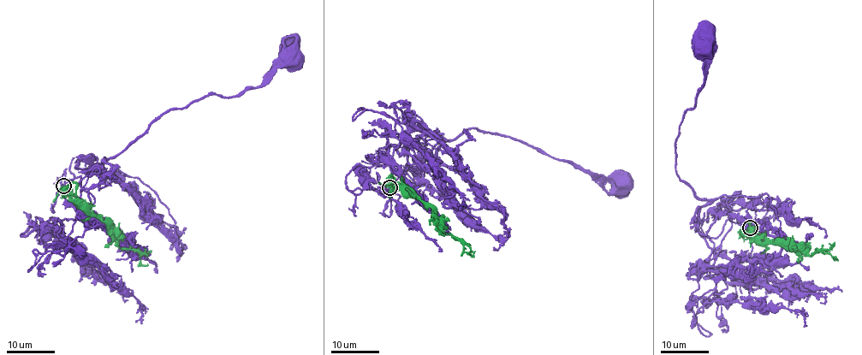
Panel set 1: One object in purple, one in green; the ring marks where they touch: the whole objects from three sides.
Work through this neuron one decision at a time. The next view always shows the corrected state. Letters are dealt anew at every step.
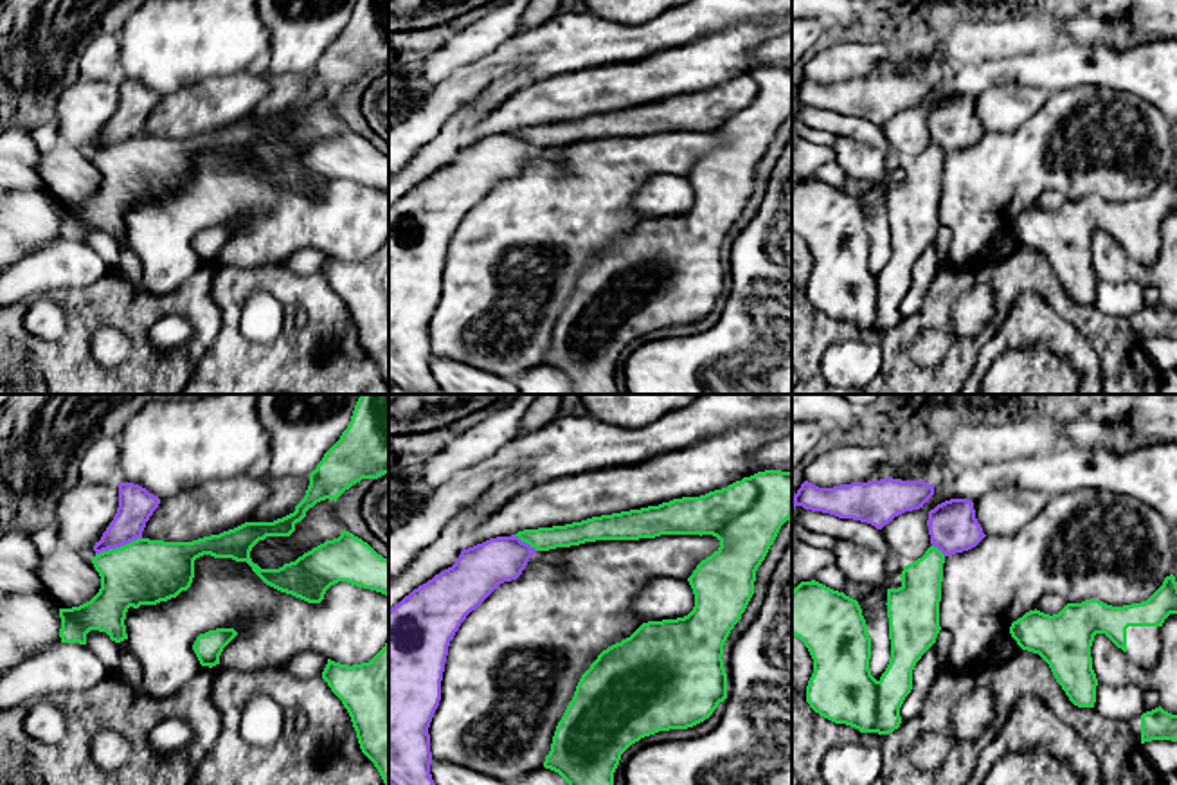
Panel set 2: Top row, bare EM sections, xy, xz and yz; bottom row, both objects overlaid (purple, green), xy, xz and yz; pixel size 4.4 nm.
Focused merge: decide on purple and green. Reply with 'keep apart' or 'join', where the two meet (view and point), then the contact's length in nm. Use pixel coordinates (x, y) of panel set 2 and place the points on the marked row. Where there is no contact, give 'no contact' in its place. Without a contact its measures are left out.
join; contact xy (117, 546); length 220 nm

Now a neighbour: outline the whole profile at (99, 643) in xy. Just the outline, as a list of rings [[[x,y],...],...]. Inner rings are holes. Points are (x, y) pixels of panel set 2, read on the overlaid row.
[[[90,630],[86,634],[86,646],[104,663],[108,677],[117,679],[128,686],[121,670],[121,654],[117,643],[106,632]]]

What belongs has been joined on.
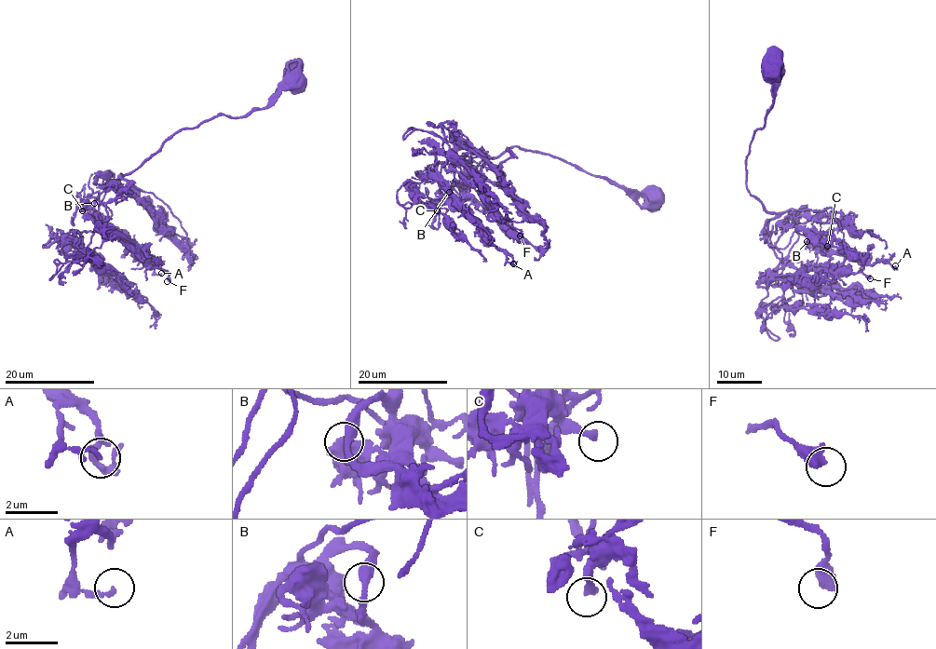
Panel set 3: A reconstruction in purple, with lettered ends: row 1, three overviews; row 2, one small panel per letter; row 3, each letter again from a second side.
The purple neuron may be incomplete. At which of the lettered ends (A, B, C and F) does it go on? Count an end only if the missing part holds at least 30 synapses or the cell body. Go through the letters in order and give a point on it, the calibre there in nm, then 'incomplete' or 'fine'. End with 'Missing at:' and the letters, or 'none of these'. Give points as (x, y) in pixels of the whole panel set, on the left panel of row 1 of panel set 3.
A: at (161, 273); 150 nm thick; fine
B: at (94, 203); 320 nm thick; fine
C: at (82, 210); 280 nm thick; fine
F: at (167, 281); 550 nm thick; incomplete
Missing at: F

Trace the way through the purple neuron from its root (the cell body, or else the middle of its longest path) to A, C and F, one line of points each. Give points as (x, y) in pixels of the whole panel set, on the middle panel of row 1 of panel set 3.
A: (652, 194), (515, 145), (479, 172), (481, 157), (465, 154), (439, 199), (476, 220), (479, 235), (513, 263)
C: (652, 194), (623, 190), (549, 154), (515, 145), (479, 172), (481, 157), (461, 155), (437, 210)
F: (652, 194), (515, 145), (479, 172), (476, 155), (449, 160), (446, 169), (520, 236)

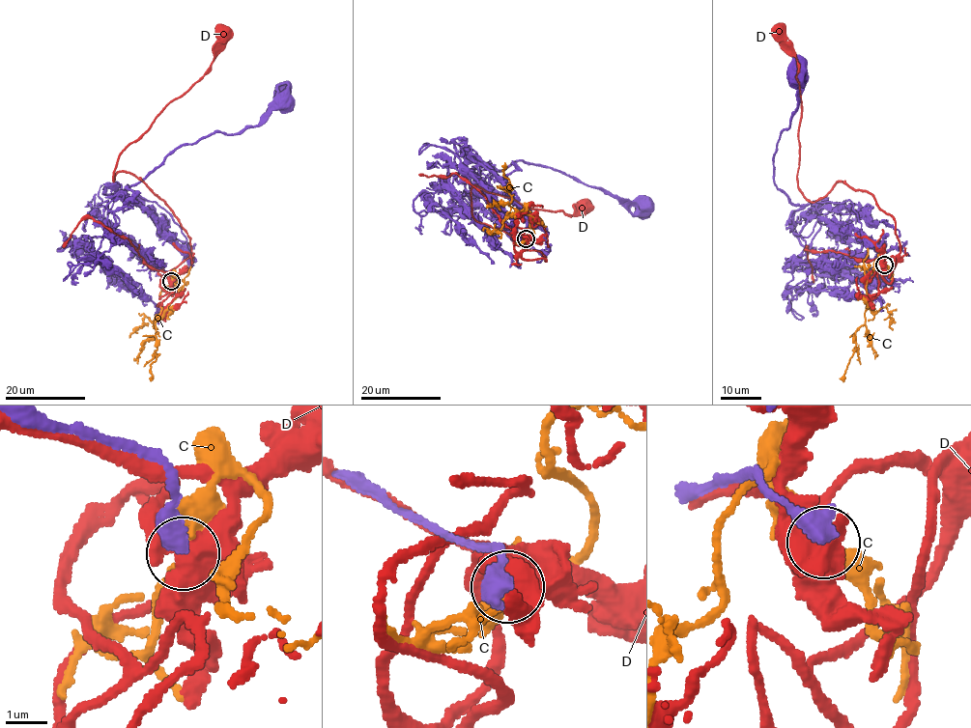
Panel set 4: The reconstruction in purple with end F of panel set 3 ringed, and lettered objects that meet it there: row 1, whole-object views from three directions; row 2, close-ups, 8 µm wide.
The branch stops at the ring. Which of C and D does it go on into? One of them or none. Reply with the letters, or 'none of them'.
C

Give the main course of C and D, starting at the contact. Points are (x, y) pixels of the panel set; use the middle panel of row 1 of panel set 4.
C: (527, 238), (533, 235), (529, 226), (534, 217), (508, 206), (511, 199), (509, 182), (503, 175), (503, 165)
D: (524, 238), (523, 258), (547, 262), (477, 222), (471, 188), (571, 216), (586, 206)

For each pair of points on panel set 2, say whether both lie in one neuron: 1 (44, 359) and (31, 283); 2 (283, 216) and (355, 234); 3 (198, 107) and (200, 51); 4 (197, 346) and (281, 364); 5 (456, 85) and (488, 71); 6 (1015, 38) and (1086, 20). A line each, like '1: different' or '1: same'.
1: different
2: same
3: different
4: different
5: same
6: different

